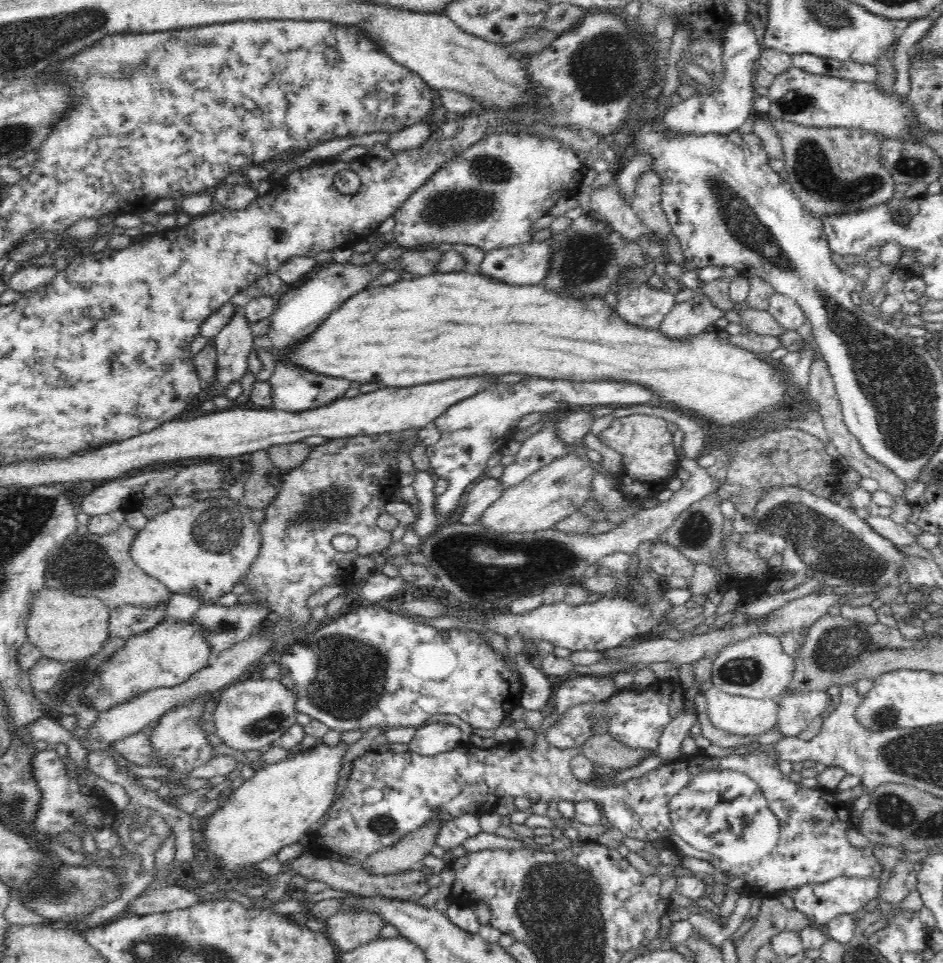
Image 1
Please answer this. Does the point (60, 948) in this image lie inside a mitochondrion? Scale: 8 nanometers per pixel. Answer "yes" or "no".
no

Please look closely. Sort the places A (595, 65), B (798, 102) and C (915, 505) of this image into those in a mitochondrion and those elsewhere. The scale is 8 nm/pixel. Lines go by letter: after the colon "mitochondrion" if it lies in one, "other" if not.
A: mitochondrion
B: mitochondrion
C: other

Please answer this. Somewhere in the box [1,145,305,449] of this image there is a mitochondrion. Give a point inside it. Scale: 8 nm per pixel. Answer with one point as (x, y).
(165, 366)

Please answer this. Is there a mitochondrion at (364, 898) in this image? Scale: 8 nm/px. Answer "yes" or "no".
no

